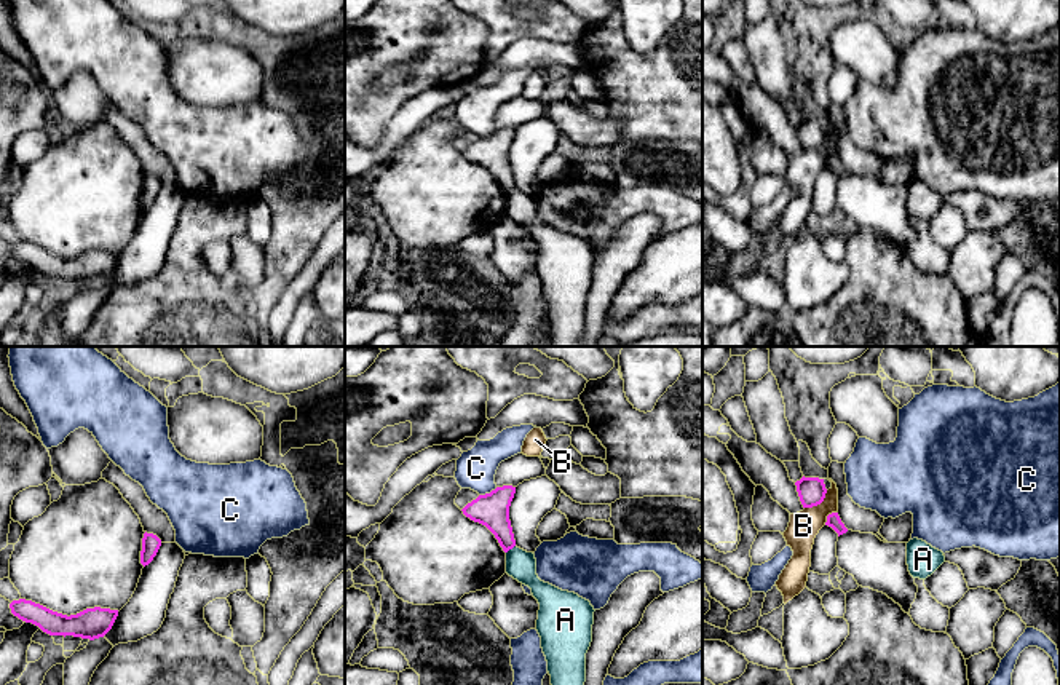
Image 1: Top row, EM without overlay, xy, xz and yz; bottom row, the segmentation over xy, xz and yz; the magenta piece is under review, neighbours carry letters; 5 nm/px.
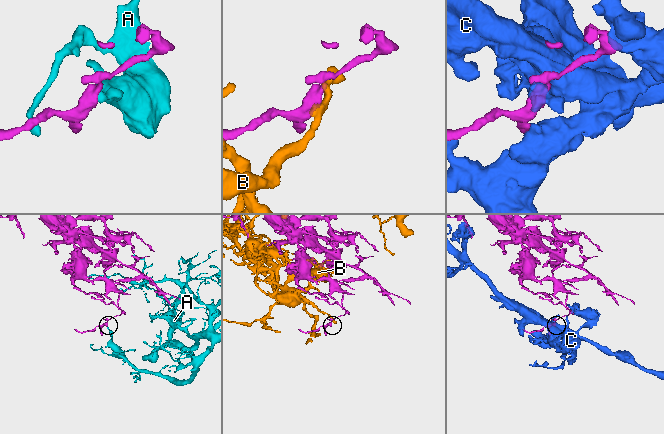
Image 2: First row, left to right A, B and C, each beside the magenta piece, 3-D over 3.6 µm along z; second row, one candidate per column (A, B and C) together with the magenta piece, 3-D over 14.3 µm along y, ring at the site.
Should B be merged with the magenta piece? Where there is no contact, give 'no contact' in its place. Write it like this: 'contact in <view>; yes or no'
contact in yz; no

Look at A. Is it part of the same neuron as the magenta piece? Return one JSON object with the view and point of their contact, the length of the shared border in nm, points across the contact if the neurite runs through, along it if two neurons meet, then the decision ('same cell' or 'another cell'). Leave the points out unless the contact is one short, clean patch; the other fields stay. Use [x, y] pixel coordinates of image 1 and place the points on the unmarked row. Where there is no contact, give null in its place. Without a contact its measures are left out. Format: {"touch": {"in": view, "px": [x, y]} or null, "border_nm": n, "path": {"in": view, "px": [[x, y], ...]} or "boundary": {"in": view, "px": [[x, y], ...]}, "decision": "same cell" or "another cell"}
{"touch": {"in": "xz", "px": [510, 190]}, "border_nm": 60, "boundary": {"in": "xz", "px": [[514, 187], [506, 195]]}, "decision": "another cell"}

